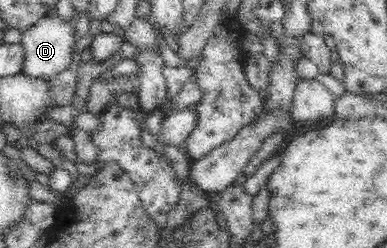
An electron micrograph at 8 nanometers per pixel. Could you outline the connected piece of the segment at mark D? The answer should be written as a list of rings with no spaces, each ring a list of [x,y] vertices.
[[[58,16],[43,17],[28,30],[23,31],[20,43],[24,49],[24,62],[20,73],[32,78],[32,80],[48,80],[71,65],[70,54],[72,52],[70,50],[74,44],[74,23],[64,22]]]

